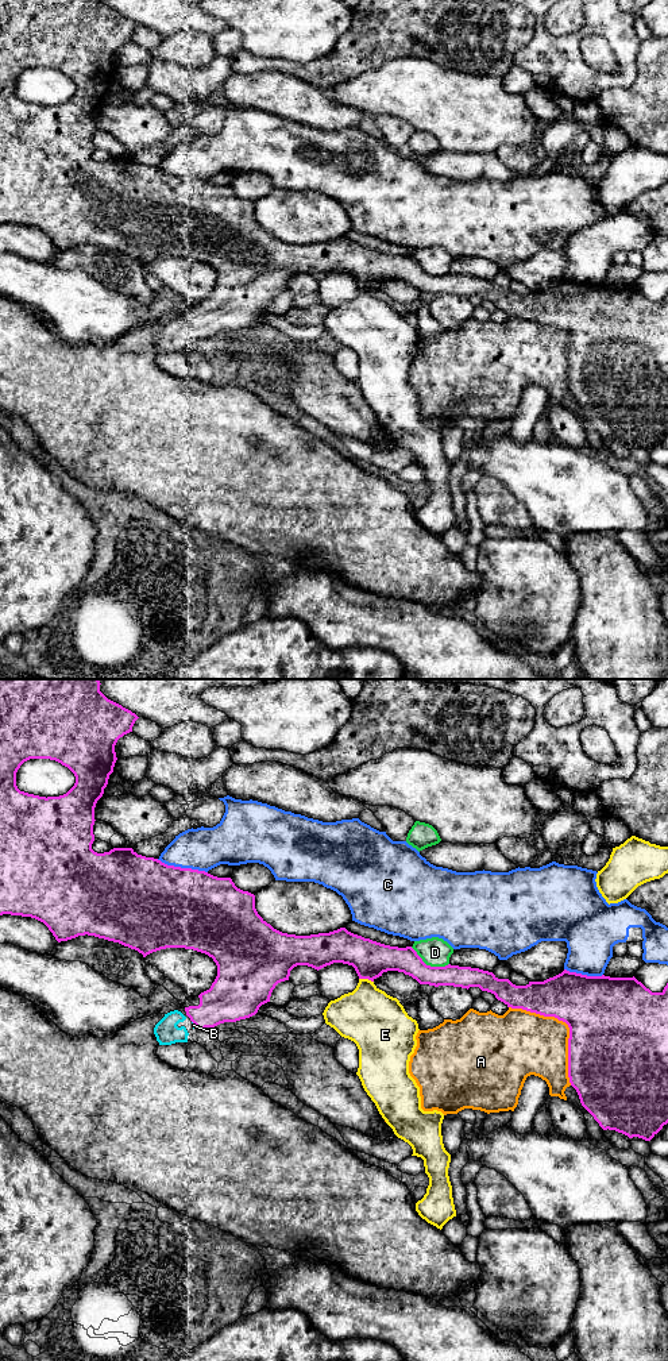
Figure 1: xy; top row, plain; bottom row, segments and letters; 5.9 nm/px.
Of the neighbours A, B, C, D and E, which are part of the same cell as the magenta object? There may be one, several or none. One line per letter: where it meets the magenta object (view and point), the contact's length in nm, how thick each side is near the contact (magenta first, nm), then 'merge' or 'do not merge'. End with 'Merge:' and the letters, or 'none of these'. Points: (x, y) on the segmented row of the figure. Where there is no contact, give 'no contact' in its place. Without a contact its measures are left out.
A: meets magenta in xy at (568, 1026); contact 600 nm long; 500 nm thick on the magenta side, 360 nm on the other; do not merge
B: meets magenta in xy at (193, 1022); contact 50 nm long; 260 nm thick on the magenta side, 20 nm on the other; merge
C: meets magenta in xy at (182, 868); contact 320 nm long; 500 nm thick on the magenta side, 260 nm on the other; do not merge
D: meets magenta in xy at (429, 966); contact 260 nm long; 150 nm thick on the magenta side, 170 nm on the other; do not merge
E: meets magenta in xy at (366, 978); contact 90 nm long; 220 nm thick on the magenta side, 340 nm on the other; do not merge
Merge: B

